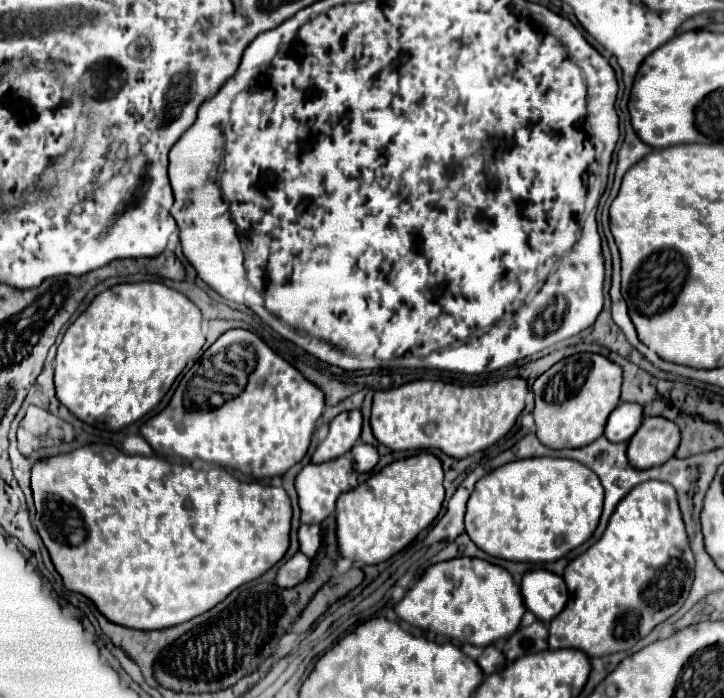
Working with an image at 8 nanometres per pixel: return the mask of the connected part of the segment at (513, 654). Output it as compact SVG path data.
M533 622L531 626L525 626L525 628L519 628L505 644L503 652L507 656L507 662L515 662L519 656L525 656L525 654L533 654L533 652L541 652L541 650L547 650L549 644L547 644L547 628L543 622Z

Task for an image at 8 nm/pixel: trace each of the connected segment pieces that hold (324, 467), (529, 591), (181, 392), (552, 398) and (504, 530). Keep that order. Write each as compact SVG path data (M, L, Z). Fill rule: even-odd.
M343 454L331 462L323 464L307 464L295 478L295 488L299 494L299 506L301 506L301 522L303 524L319 524L323 522L329 514L335 512L335 502L339 494L357 488L357 474L351 464L351 456Z
M531 570L523 576L521 594L525 606L543 622L551 622L567 604L567 586L549 570Z
M227 330L183 376L169 406L141 426L141 434L151 448L163 456L181 456L185 460L199 458L241 470L253 478L283 476L305 456L323 408L325 394L321 388L277 356L259 336L249 330ZM219 360L223 368L217 368ZM187 394L205 394L205 408L201 400L189 400Z
M591 352L573 354L553 364L533 384L537 438L547 448L581 448L595 442L603 436L607 418L619 404L621 376L619 364Z
M525 458L499 466L483 476L467 502L465 532L489 556L513 562L555 562L589 540L603 510L603 486L595 472L569 458ZM561 538L561 544L555 540Z

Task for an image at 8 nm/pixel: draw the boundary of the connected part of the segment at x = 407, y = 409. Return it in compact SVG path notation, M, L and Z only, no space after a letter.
M505 378L485 386L457 386L441 380L415 380L387 392L375 392L371 410L371 428L375 438L391 450L427 450L439 448L453 458L465 458L489 448L505 436L525 406L527 382L523 378Z

